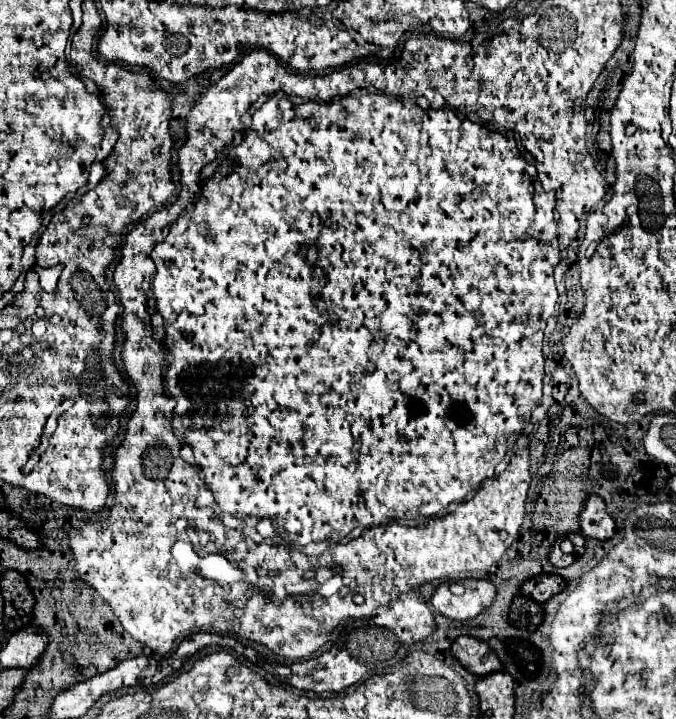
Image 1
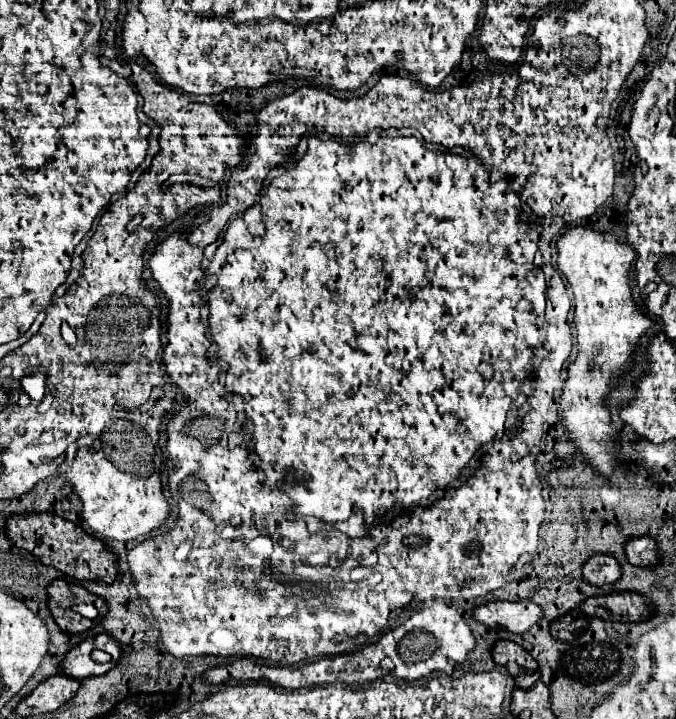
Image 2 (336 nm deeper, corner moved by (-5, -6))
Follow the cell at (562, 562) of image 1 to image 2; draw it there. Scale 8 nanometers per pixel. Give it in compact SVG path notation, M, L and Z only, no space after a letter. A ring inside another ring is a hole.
M596 553L582 565L582 577L592 585L614 583L620 577L618 561L612 555Z

